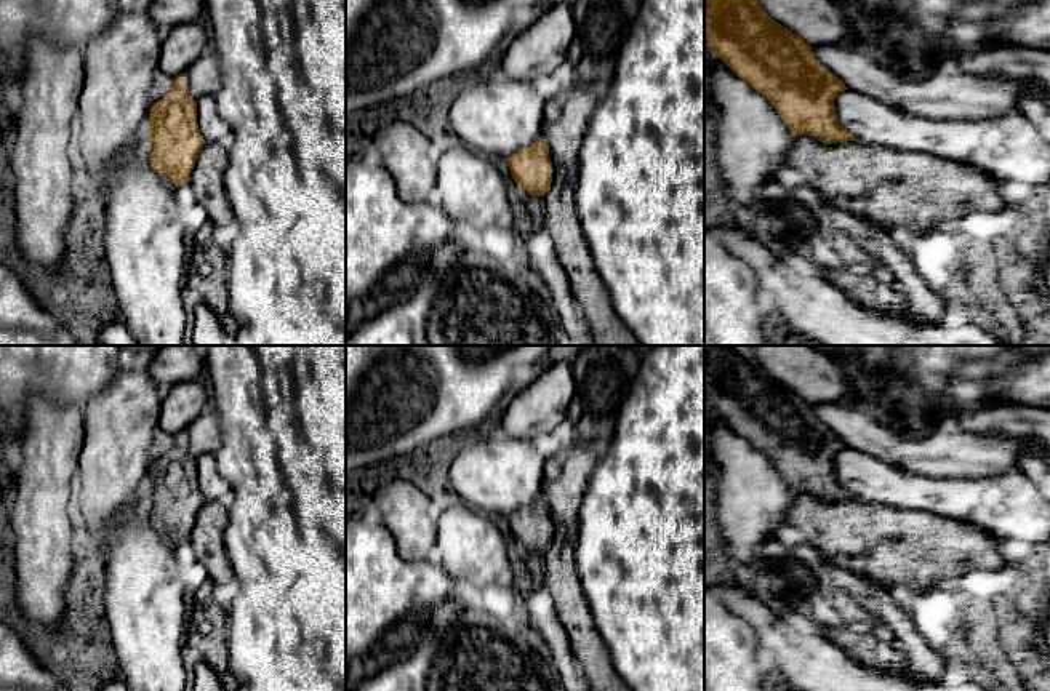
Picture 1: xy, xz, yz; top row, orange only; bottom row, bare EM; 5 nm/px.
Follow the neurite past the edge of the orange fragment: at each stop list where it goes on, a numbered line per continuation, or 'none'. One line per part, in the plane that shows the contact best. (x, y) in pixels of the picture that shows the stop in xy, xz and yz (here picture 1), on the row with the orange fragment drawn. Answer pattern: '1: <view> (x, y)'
none

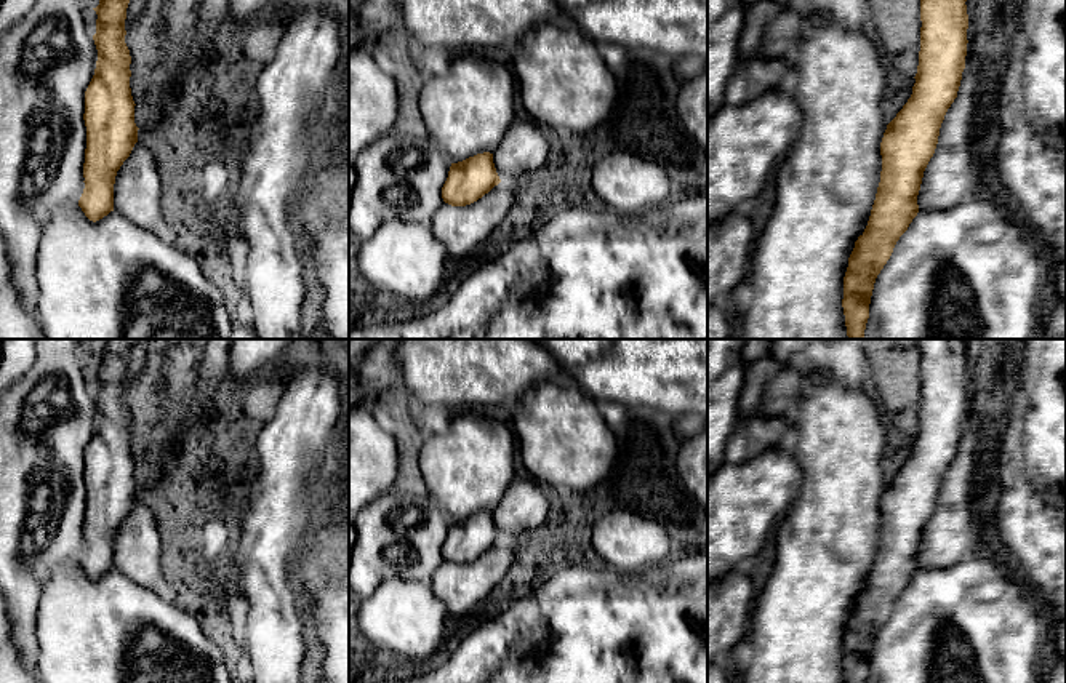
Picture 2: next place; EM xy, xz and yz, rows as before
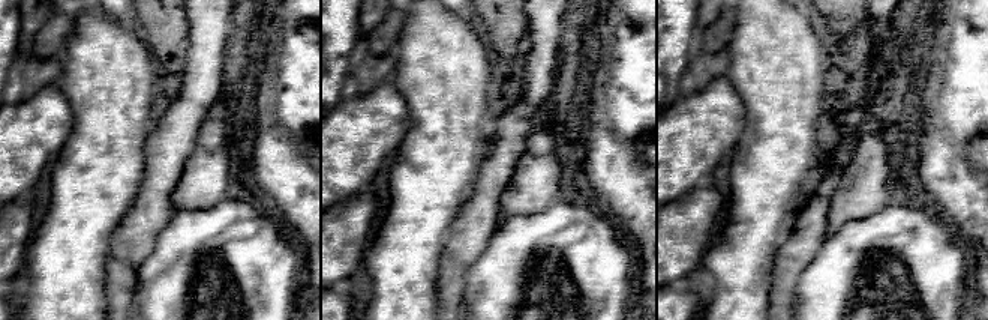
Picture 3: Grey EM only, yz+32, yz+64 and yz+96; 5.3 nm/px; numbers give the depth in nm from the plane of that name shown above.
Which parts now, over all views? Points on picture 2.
1: yz (949, 176)

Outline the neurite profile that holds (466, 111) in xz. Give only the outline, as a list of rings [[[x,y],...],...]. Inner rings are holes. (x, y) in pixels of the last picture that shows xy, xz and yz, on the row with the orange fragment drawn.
[[[474,51],[451,58],[448,70],[440,75],[426,74],[419,110],[427,138],[450,163],[458,163],[477,154],[495,152],[515,120],[517,102],[514,72],[503,62]]]

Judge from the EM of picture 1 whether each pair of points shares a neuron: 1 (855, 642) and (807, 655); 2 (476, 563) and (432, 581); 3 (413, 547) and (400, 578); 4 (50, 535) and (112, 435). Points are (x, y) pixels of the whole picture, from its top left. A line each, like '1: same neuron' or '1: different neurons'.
1: different neurons
2: different neurons
3: different neurons
4: different neurons

